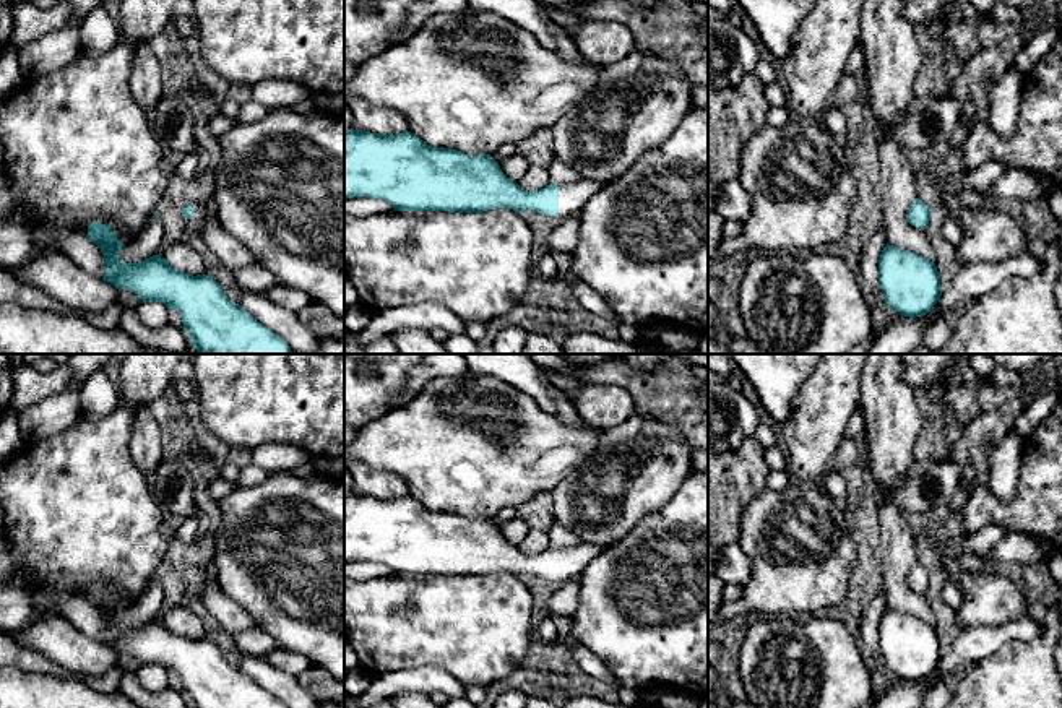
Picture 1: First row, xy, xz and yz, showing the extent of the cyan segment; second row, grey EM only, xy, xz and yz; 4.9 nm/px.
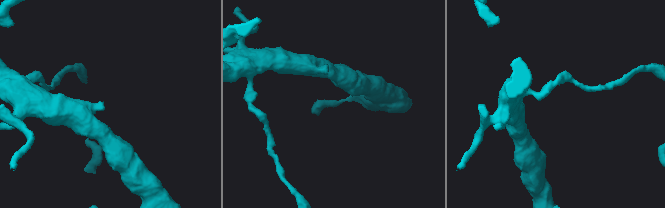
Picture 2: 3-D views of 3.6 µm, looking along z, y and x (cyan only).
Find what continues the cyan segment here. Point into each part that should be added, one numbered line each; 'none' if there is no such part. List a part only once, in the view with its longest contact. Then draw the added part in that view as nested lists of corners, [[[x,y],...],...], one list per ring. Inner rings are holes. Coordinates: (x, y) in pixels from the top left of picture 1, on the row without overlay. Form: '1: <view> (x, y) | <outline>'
1: xz (572, 561) | [[[578,541],[575,546],[560,549],[559,554],[559,583],[578,581],[585,567],[599,555],[599,547],[591,542]]]

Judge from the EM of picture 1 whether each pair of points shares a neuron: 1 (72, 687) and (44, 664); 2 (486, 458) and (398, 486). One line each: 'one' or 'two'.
1: two
2: two

